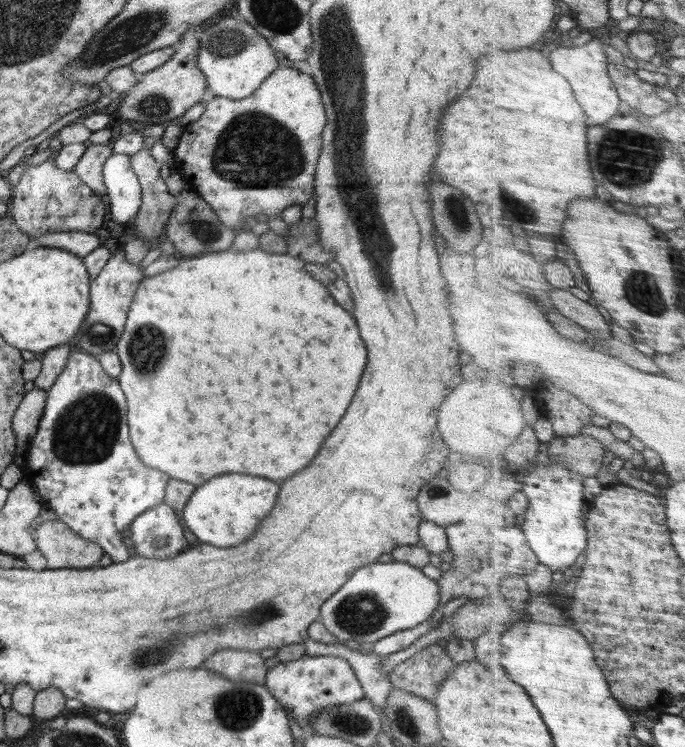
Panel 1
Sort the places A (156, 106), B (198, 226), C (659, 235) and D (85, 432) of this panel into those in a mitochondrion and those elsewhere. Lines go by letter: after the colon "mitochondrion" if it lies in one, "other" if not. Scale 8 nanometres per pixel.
A: mitochondrion
B: mitochondrion
C: other
D: mitochondrion

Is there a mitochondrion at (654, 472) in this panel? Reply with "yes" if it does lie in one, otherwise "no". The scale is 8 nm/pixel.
no

